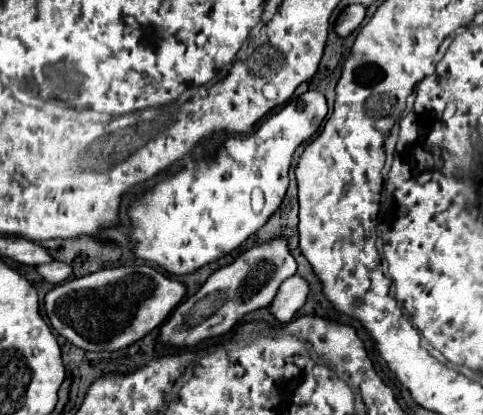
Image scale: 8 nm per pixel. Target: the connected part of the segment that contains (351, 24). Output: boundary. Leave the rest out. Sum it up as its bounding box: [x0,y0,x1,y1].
[334,5,366,37]

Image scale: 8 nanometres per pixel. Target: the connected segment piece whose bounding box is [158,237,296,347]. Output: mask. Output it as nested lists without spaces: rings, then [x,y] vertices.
[[[276,237],[244,251],[234,263],[214,271],[198,293],[182,301],[160,329],[160,341],[176,347],[190,347],[208,337],[228,333],[246,313],[268,307],[276,297],[280,285],[296,273],[296,259],[292,257],[286,239]]]

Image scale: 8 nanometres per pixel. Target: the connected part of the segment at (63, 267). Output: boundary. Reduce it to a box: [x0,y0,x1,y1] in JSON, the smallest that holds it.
[38,261,72,285]

